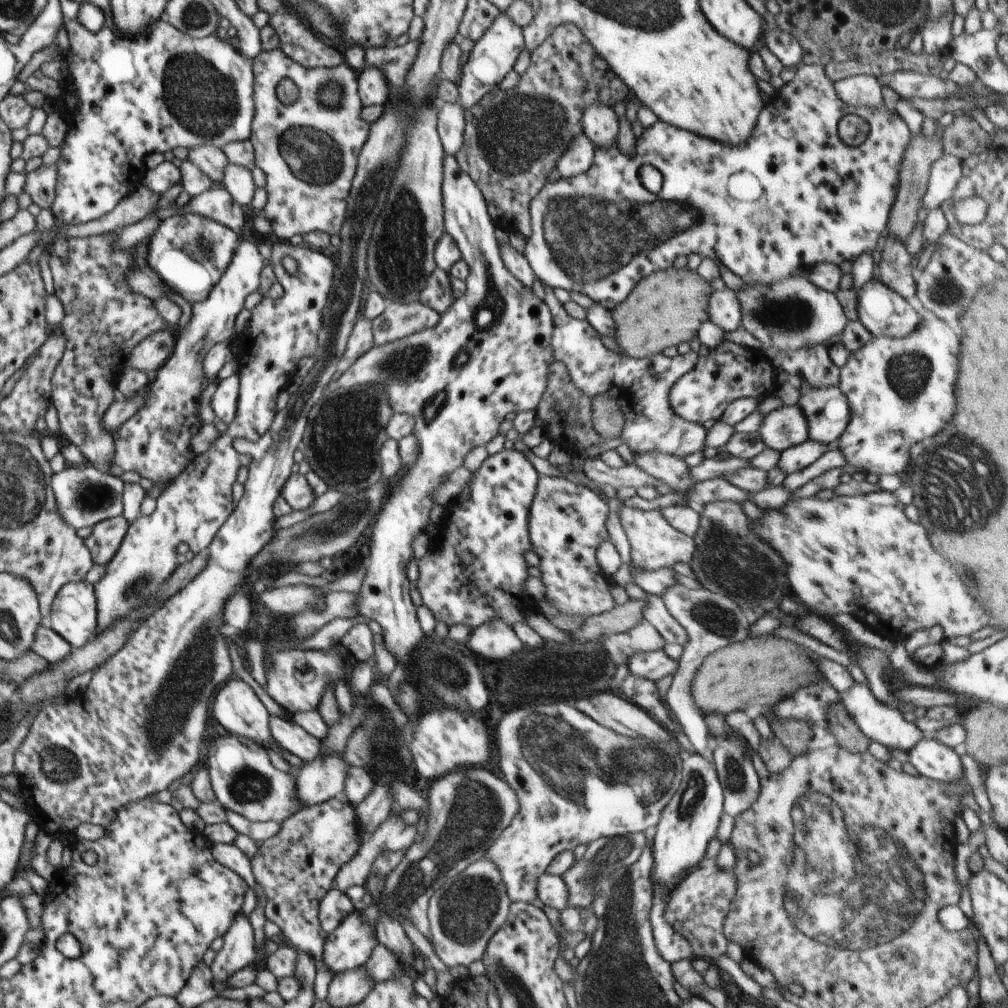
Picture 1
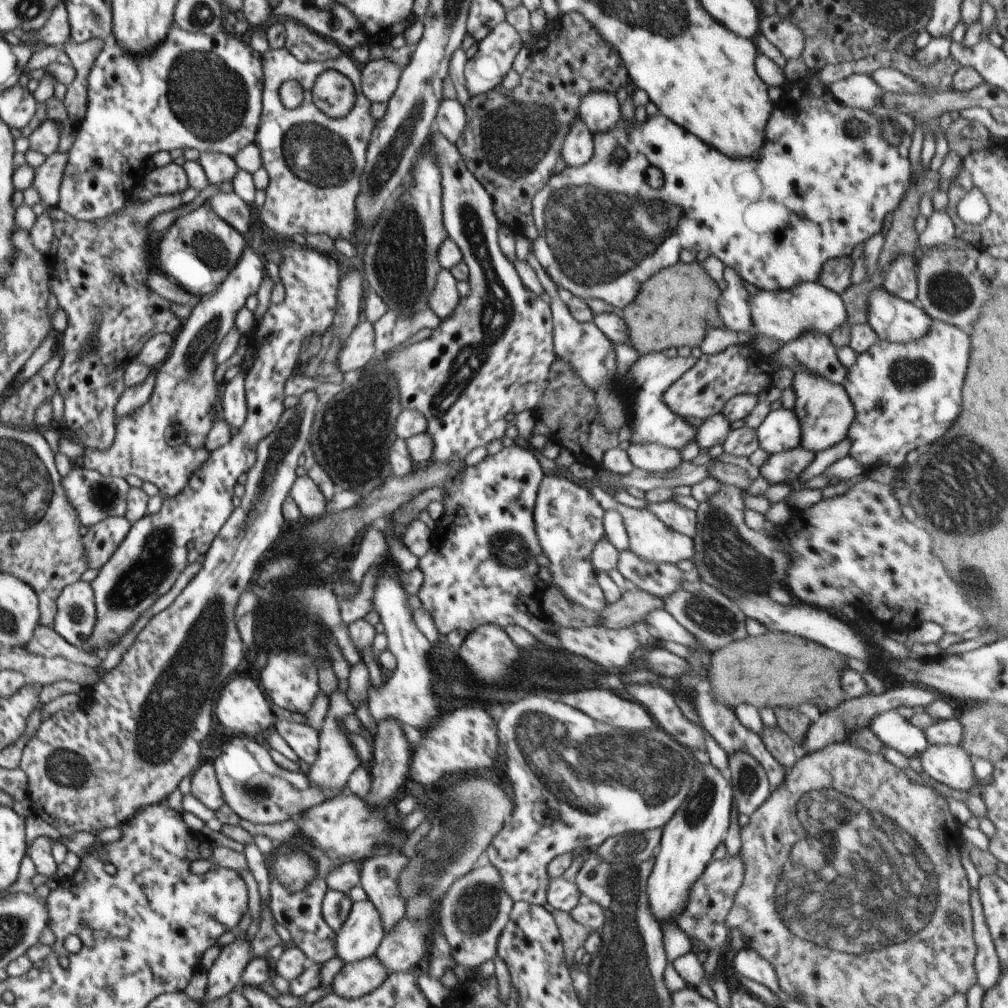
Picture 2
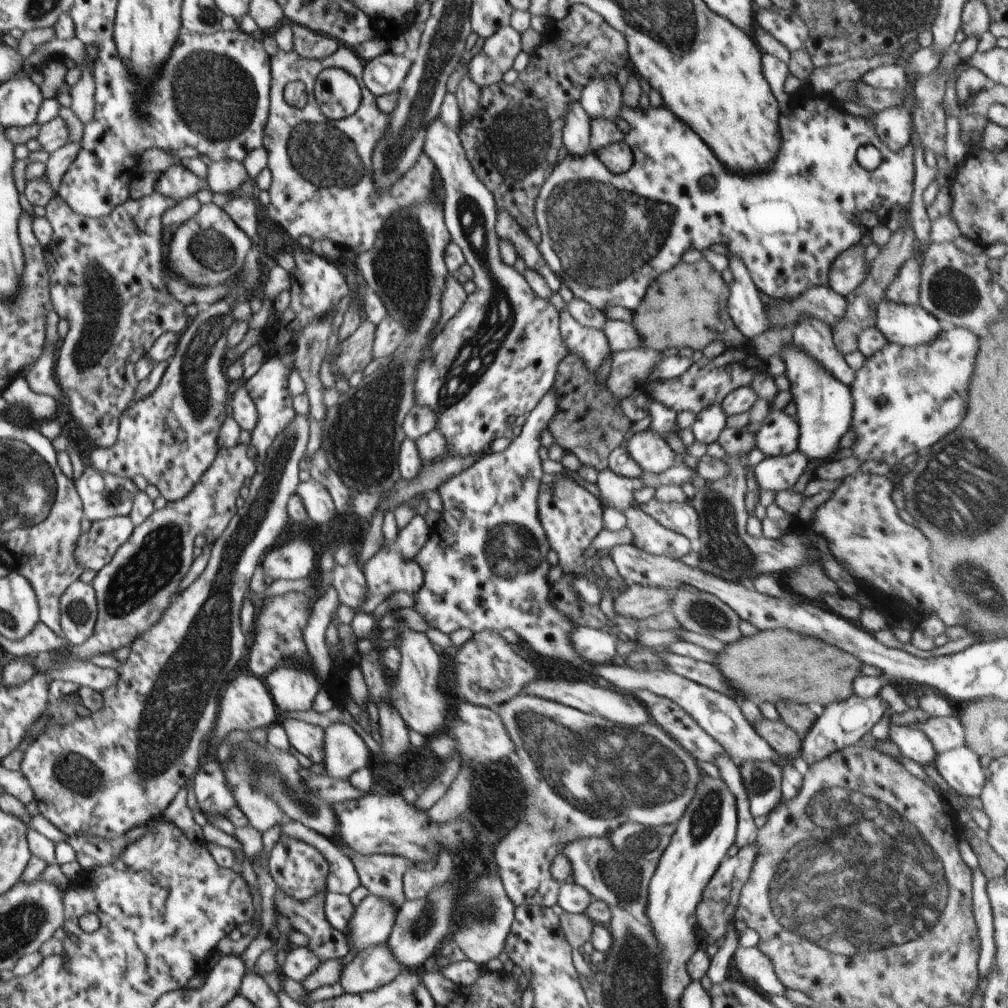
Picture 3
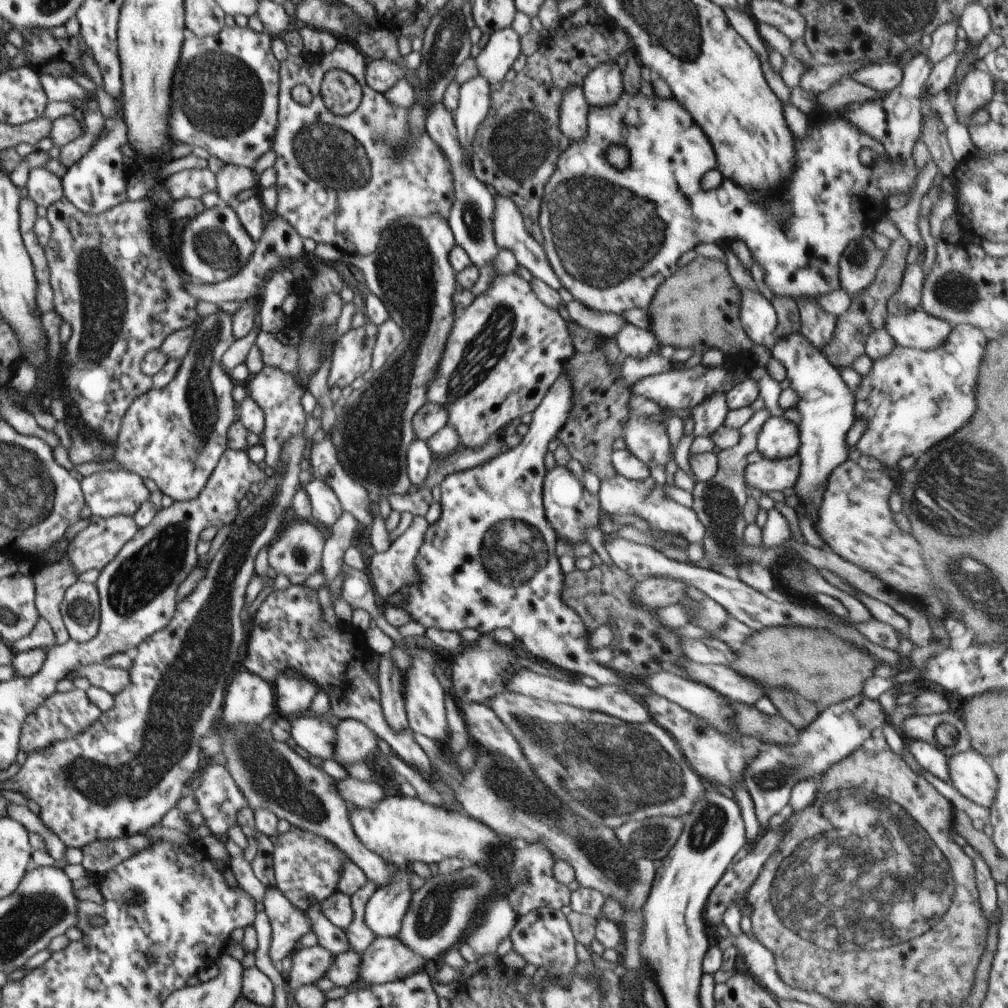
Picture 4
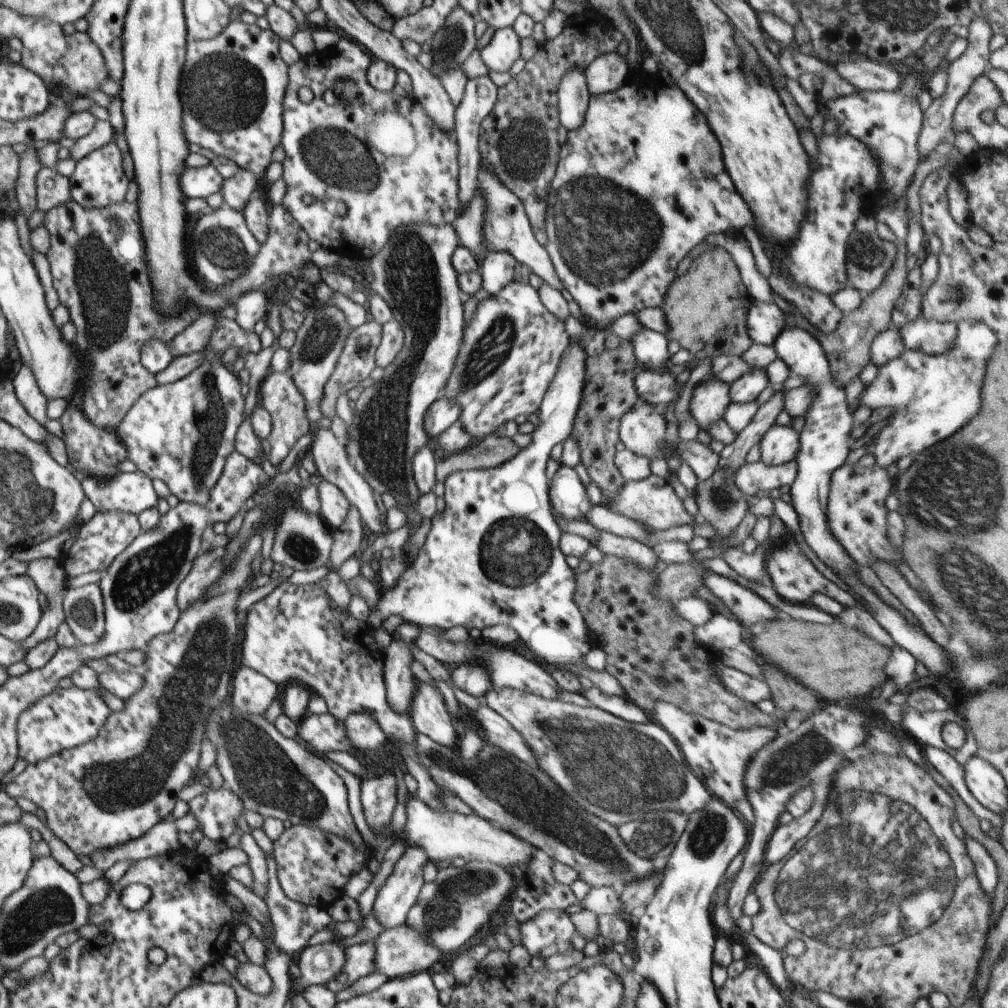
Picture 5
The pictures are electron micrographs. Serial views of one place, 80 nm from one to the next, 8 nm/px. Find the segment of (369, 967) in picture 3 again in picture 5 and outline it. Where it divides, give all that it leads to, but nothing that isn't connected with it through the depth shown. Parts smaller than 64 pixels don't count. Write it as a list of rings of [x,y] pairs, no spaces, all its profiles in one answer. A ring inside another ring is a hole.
[[[406,923],[391,929],[384,929],[374,942],[377,946],[375,954],[377,970],[375,972],[385,974],[389,979],[427,971],[434,962],[441,961],[443,956],[443,952],[433,945],[433,942],[427,939],[424,933],[419,933]]]

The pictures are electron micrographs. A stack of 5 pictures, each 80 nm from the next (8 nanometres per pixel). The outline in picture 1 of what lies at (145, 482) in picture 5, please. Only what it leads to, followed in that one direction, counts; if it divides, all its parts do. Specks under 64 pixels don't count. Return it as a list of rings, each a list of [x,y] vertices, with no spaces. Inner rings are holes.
[[[89,464],[83,469],[68,465],[64,471],[52,474],[48,479],[60,516],[74,530],[94,527],[105,519],[122,515],[124,483],[120,477],[99,472]]]

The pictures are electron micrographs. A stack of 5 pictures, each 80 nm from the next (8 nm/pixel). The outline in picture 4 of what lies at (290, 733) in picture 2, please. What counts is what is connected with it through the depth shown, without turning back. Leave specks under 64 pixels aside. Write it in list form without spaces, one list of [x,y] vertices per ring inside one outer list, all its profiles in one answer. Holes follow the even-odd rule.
[[[328,714],[321,717],[310,716],[294,719],[291,723],[291,736],[298,750],[306,750],[322,760],[335,758],[337,732],[335,721]]]

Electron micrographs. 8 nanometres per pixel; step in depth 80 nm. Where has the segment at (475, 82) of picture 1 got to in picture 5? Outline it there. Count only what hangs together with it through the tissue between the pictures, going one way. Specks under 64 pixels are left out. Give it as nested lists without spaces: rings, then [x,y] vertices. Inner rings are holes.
[[[512,27],[496,29],[491,41],[481,49],[481,57],[489,72],[508,72],[521,57],[521,39]]]

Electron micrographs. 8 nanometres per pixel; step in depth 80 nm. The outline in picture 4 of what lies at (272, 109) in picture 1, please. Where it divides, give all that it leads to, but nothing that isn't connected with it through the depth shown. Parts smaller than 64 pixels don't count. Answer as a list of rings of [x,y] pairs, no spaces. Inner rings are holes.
[[[338,41],[336,48],[328,54],[320,53],[319,55],[310,54],[304,52],[302,55],[293,56],[290,55],[284,62],[280,63],[280,76],[281,83],[279,86],[279,111],[277,118],[276,134],[273,138],[272,148],[277,154],[275,160],[275,168],[277,170],[277,181],[275,186],[278,189],[278,203],[275,212],[281,216],[282,219],[286,219],[297,231],[302,238],[312,238],[316,243],[330,244],[330,246],[336,246],[337,249],[346,255],[353,256],[366,256],[370,253],[374,253],[379,247],[380,238],[382,238],[382,232],[386,230],[387,226],[390,226],[394,220],[398,218],[407,217],[409,219],[415,219],[417,217],[429,217],[430,215],[439,214],[442,218],[449,217],[451,208],[453,207],[454,192],[453,192],[453,174],[450,171],[449,162],[445,159],[444,153],[436,148],[433,140],[429,138],[424,130],[424,136],[412,146],[412,150],[402,156],[400,160],[394,160],[393,148],[404,148],[403,139],[409,136],[409,112],[407,107],[395,108],[389,103],[389,100],[379,92],[376,92],[373,88],[368,86],[365,79],[365,68],[368,64],[369,59],[360,52],[354,43],[350,41]],[[332,69],[338,69],[350,73],[357,81],[361,84],[363,89],[363,99],[358,105],[358,108],[347,115],[335,115],[328,110],[328,107],[324,104],[323,98],[321,97],[321,84],[325,73]],[[296,85],[306,85],[312,95],[312,100],[308,105],[297,103],[291,95],[291,90]]]

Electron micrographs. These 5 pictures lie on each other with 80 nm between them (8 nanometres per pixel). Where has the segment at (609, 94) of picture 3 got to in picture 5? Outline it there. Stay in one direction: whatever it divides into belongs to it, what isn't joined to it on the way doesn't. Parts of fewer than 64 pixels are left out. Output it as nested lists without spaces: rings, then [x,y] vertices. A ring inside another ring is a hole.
[[[617,50],[598,55],[585,70],[591,96],[620,88],[629,73],[628,59],[617,53]]]

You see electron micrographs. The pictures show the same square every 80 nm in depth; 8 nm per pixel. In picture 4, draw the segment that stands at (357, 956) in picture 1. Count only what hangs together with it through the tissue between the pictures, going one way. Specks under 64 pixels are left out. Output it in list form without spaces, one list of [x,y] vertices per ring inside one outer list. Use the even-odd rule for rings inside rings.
[[[397,859],[395,873],[386,884],[376,889],[365,908],[365,923],[377,937],[399,933],[404,915],[413,897],[411,875],[413,862]]]

